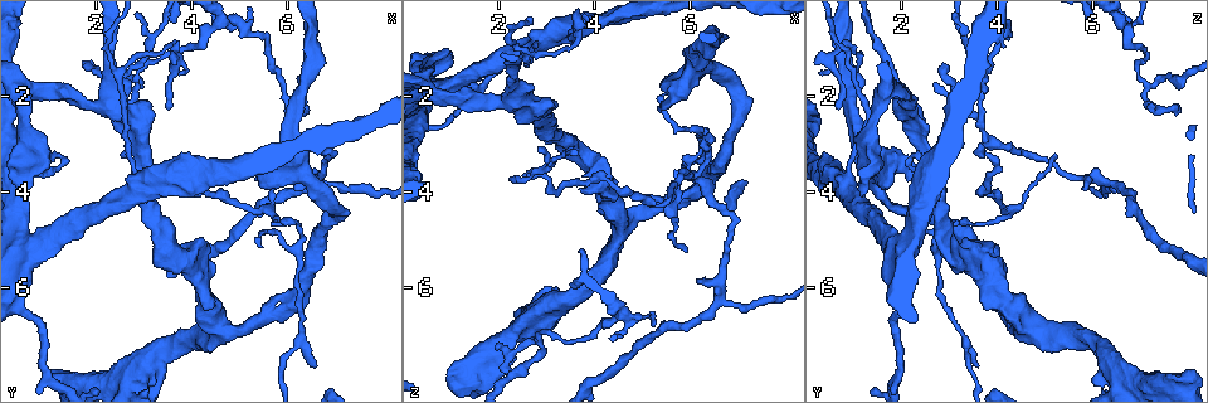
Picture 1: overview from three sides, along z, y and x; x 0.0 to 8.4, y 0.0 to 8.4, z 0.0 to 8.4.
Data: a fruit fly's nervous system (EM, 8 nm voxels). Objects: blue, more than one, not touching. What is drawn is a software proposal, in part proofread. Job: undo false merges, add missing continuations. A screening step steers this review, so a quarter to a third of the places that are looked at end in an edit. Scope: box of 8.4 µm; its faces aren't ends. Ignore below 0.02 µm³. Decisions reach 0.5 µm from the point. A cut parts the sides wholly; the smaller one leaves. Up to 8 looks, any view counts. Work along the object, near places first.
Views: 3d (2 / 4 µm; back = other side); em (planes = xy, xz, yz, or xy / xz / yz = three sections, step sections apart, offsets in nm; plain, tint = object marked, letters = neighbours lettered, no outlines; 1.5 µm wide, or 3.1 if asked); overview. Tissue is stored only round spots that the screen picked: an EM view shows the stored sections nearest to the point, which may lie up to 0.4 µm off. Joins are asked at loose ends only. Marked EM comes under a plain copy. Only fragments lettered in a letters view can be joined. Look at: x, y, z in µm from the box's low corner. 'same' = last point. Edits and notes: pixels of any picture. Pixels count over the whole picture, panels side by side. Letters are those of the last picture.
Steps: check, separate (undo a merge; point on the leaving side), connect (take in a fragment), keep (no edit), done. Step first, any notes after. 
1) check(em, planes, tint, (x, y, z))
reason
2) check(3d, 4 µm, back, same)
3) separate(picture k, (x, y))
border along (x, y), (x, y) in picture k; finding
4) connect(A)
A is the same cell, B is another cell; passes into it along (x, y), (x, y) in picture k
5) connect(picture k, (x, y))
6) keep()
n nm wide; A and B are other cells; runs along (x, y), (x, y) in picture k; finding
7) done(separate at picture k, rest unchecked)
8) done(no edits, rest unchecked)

check(3d, 4 µm, (6.65, 7.65, 3.60))
thin end

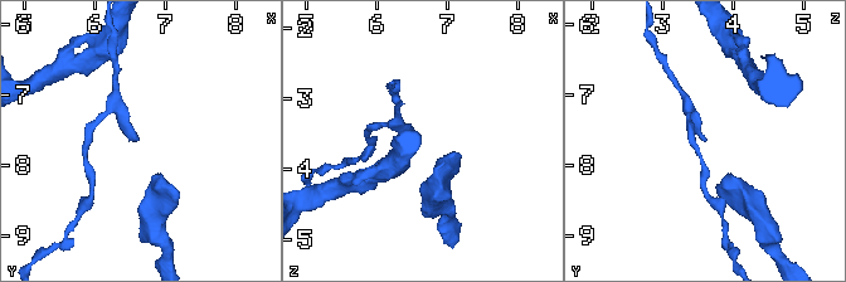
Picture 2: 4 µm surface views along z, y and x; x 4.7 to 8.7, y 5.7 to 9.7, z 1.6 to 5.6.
check(em, xy, step 4, tint, (6.60, 7.65, 3.60))
need the tissue

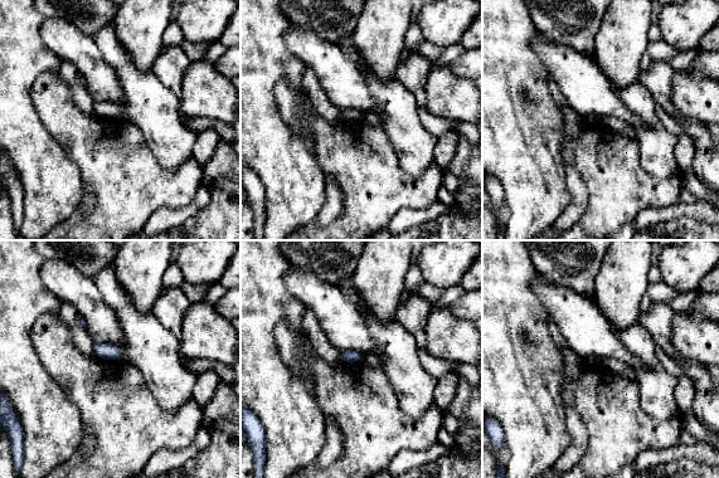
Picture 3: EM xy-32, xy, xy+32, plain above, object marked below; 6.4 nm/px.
check(em, planes, letters, same)

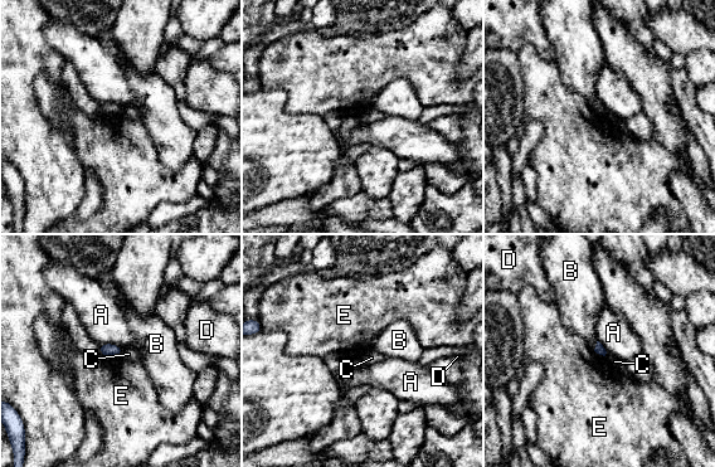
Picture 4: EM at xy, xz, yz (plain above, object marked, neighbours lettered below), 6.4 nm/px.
keep()
A touches over 170 nm; A, B, C, D and E are other cells; no lettered fragment goes on from it

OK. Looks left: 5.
check(3d, 2 µm, (5.90, 3.25, 5.30))
an open end

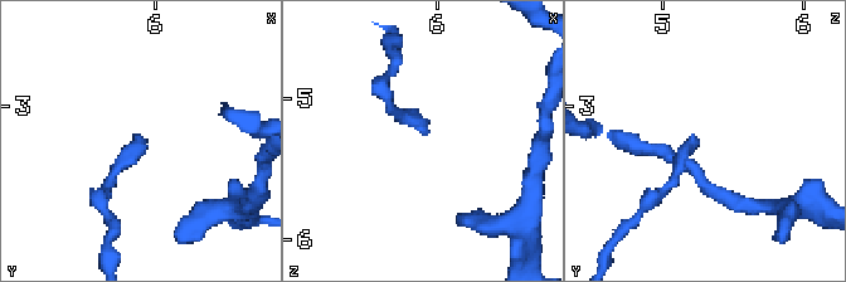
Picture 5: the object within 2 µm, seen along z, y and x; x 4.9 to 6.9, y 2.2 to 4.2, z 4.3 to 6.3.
check(em, planes, letters, (5.92, 3.24, 5.24))

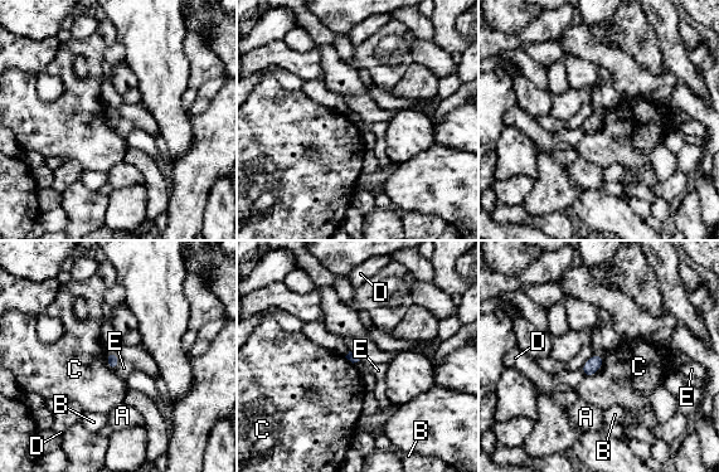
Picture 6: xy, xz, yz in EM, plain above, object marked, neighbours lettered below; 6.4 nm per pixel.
connect(E)
E is the same cell, A, B, C and D are other cells; the neuron continues

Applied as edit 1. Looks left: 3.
check(overview)
see it whole again

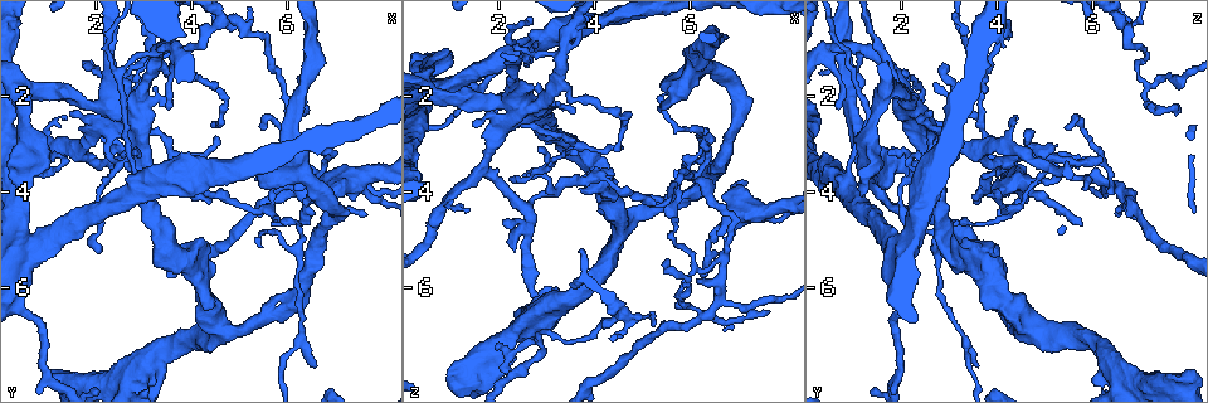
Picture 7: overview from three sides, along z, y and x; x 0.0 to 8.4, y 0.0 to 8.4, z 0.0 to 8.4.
check(em, planes, tint, (3.50, 2.25, 0.65))
tapers out

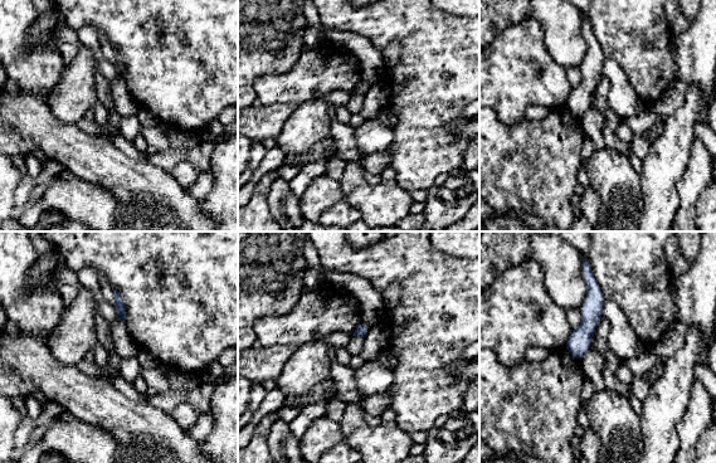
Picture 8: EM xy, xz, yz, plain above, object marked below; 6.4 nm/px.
check(em, planes, letters, same)
see the neighbours

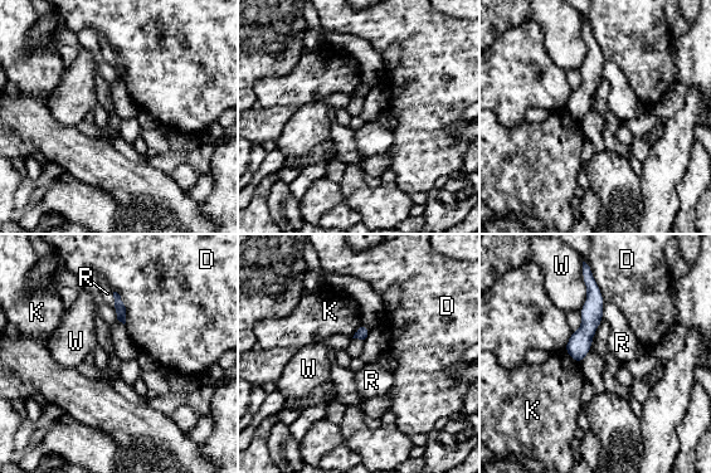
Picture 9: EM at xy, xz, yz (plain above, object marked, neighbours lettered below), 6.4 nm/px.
keep()
D, K, R and W are other cells; runs along (590, 283), (592, 317), (579, 359) in picture 9; no lettered fragment goes on from it

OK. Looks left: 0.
done(connect at picture 6, rest unchecked)

